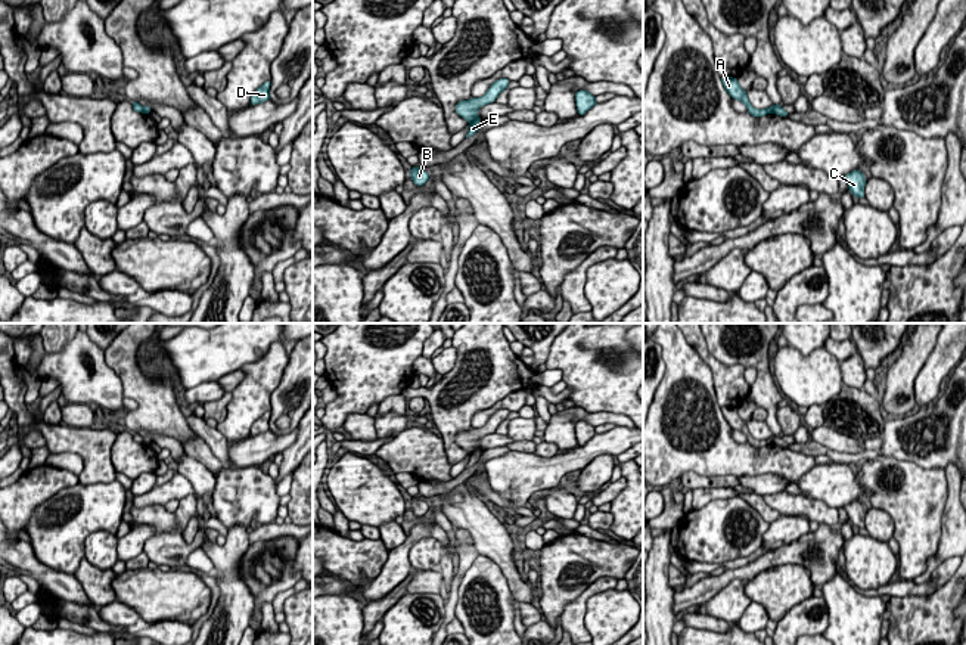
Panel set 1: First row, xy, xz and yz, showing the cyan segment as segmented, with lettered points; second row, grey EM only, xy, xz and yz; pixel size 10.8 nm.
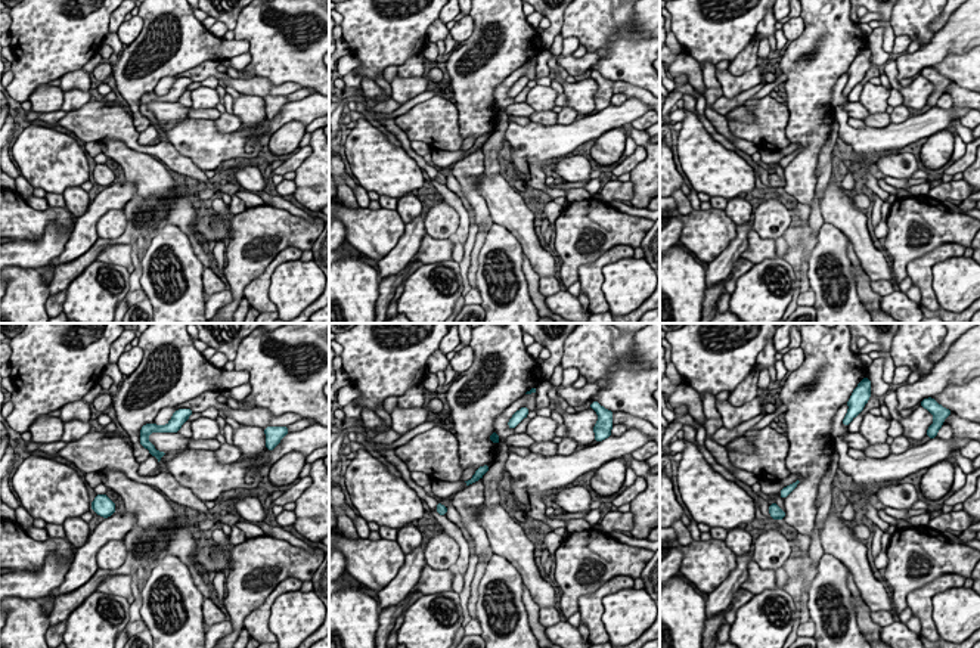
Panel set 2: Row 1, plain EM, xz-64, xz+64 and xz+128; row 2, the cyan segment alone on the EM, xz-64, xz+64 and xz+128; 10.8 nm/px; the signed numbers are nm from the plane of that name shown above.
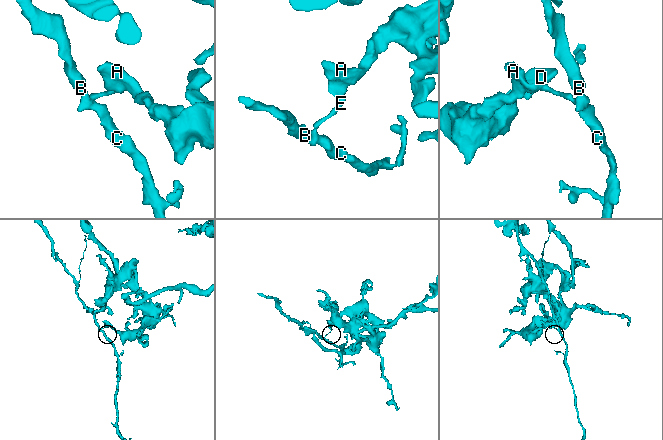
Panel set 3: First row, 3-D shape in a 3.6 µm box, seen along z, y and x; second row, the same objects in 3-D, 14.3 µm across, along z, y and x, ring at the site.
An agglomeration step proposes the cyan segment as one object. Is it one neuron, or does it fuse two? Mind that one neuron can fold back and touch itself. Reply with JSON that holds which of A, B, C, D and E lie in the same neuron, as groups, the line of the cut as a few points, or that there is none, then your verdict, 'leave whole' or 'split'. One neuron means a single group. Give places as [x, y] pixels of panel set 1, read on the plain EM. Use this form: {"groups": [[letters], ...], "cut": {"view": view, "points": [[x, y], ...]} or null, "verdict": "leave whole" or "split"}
{"groups": [["A", "D"], ["B", "C", "E"]], "cut": {"view": "xz", "points": [[477, 447], [471, 453]]}, "verdict": "split"}

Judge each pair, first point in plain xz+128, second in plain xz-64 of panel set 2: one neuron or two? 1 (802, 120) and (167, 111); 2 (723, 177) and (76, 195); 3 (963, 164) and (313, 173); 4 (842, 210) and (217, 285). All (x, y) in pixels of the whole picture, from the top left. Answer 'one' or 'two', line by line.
1: two
2: two
3: two
4: two

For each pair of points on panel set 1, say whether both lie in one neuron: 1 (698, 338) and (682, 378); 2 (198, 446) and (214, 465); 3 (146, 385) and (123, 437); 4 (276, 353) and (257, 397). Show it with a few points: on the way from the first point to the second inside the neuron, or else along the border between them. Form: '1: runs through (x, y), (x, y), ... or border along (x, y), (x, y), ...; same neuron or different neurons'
1: border along (685, 338), (708, 366), (713, 380); different neurons
2: runs through (199, 450), (210, 461); same neuron
3: border along (121, 425), (131, 433); different neurons
4: runs through (273, 363), (257, 387); same neuron

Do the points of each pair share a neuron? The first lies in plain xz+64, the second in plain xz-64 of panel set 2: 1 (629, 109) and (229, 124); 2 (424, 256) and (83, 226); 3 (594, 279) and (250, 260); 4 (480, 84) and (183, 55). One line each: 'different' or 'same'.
1: different
2: different
3: different
4: same

